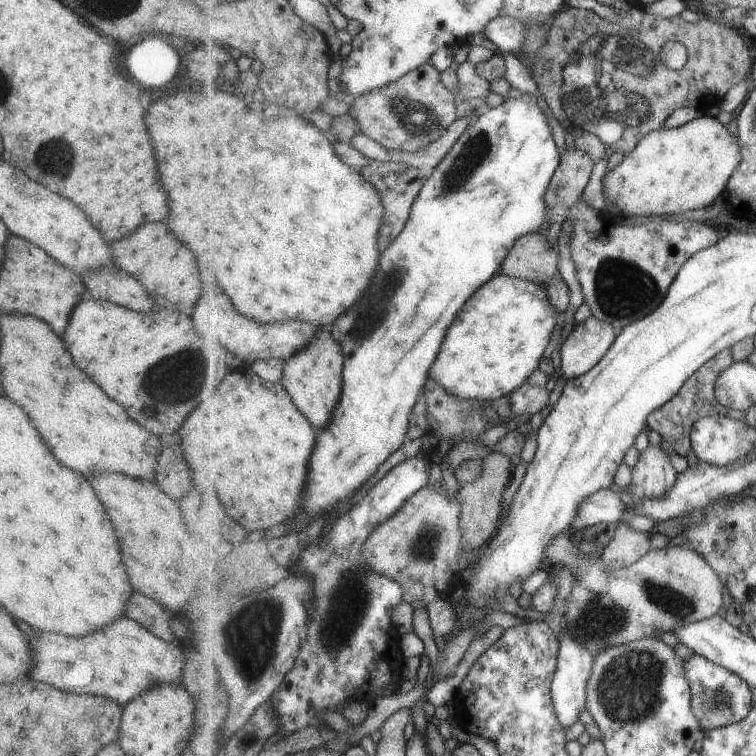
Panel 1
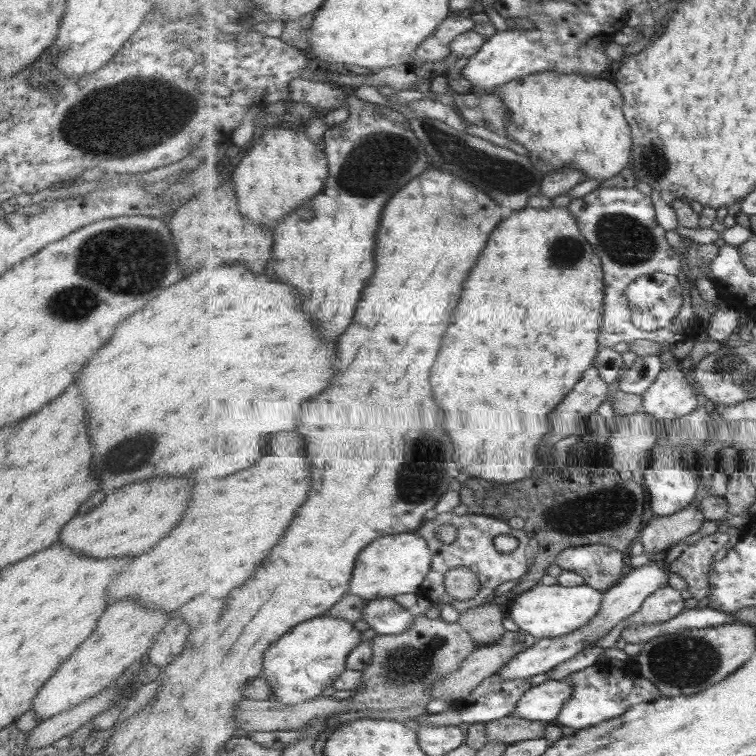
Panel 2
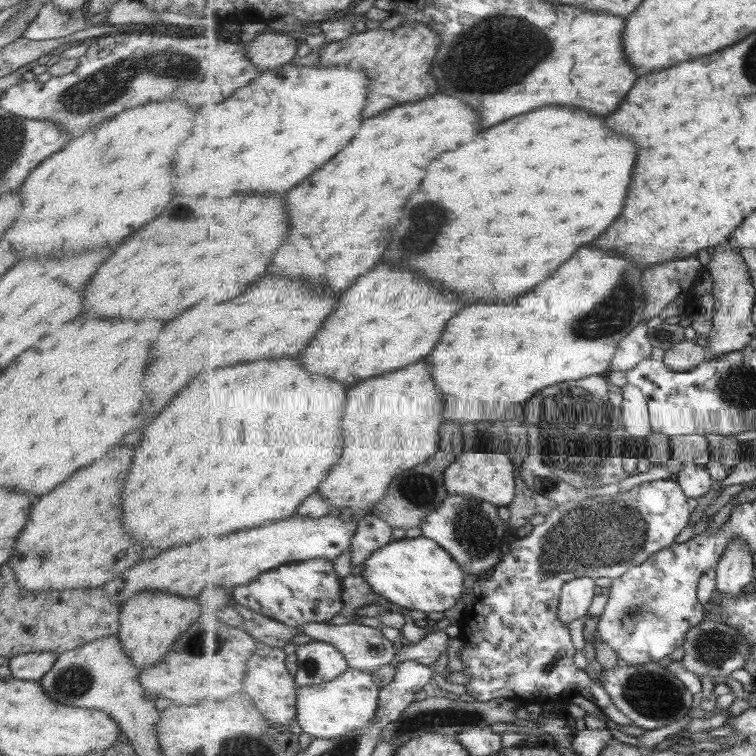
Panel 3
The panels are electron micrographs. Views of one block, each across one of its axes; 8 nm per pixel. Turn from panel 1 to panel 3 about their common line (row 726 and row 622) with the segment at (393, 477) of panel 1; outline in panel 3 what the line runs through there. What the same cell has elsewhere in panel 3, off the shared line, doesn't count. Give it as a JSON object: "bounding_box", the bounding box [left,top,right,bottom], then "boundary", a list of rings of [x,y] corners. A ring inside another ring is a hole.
{"bounding_box":[233,558,345,629],"boundary":[[[312,558],[268,570],[259,578],[249,581],[249,584],[236,586],[233,594],[233,601],[241,606],[271,617],[289,628],[299,629],[309,622],[329,623],[329,620],[345,611],[342,579],[333,569],[333,562],[326,558]]]}

